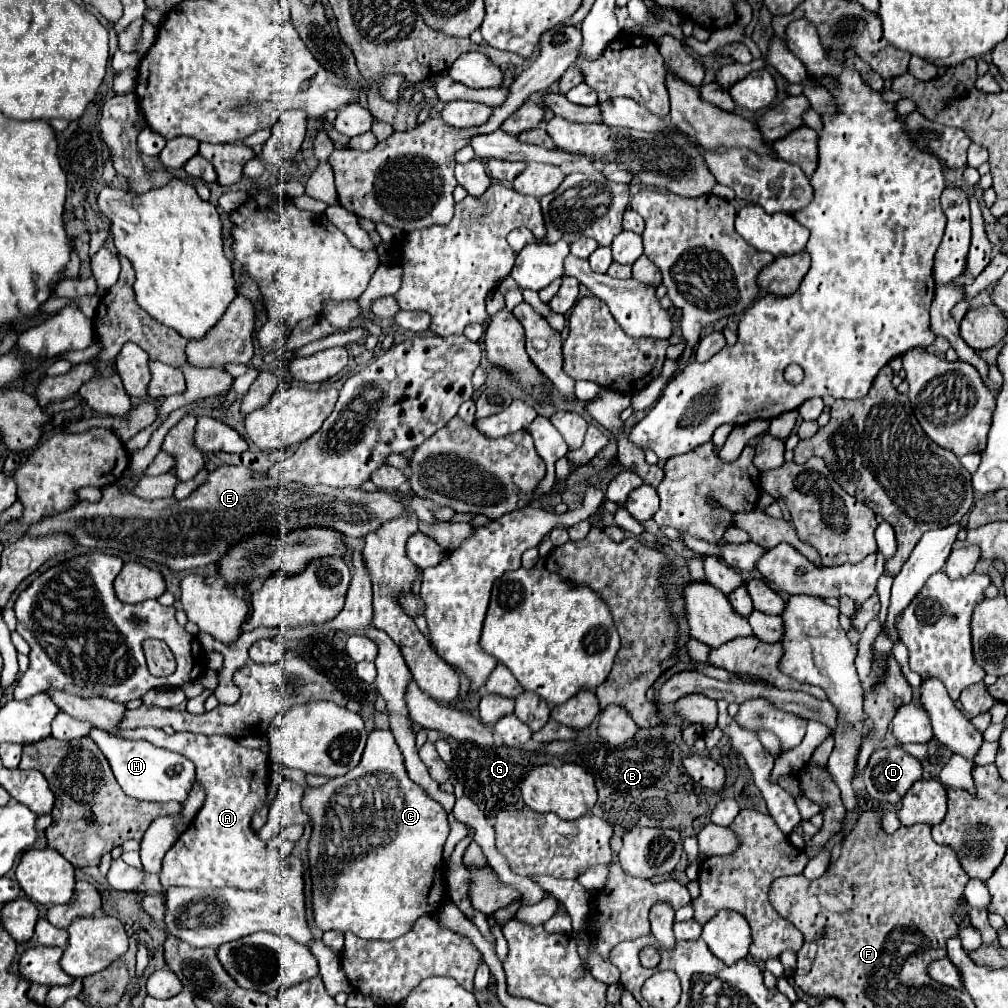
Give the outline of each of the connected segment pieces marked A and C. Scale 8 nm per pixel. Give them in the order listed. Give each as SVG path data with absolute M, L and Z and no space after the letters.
M155 727L121 729L117 737L130 740L143 739L155 747L185 755L197 769L199 787L205 791L205 803L195 815L193 823L179 837L171 851L163 857L161 885L169 887L237 887L257 889L265 877L265 845L249 827L251 817L267 801L269 755L261 749L245 749L231 737L199 735L199 733L173 733L167 735Z
M375 729L369 733L361 763L347 775L331 779L321 787L307 785L303 771L283 769L283 777L305 789L303 811L313 825L309 839L309 873L317 929L341 933L351 931L363 939L389 941L407 933L421 915L435 911L445 901L443 845L449 835L447 813L439 801L431 799L425 789L407 777L403 755L391 731Z

